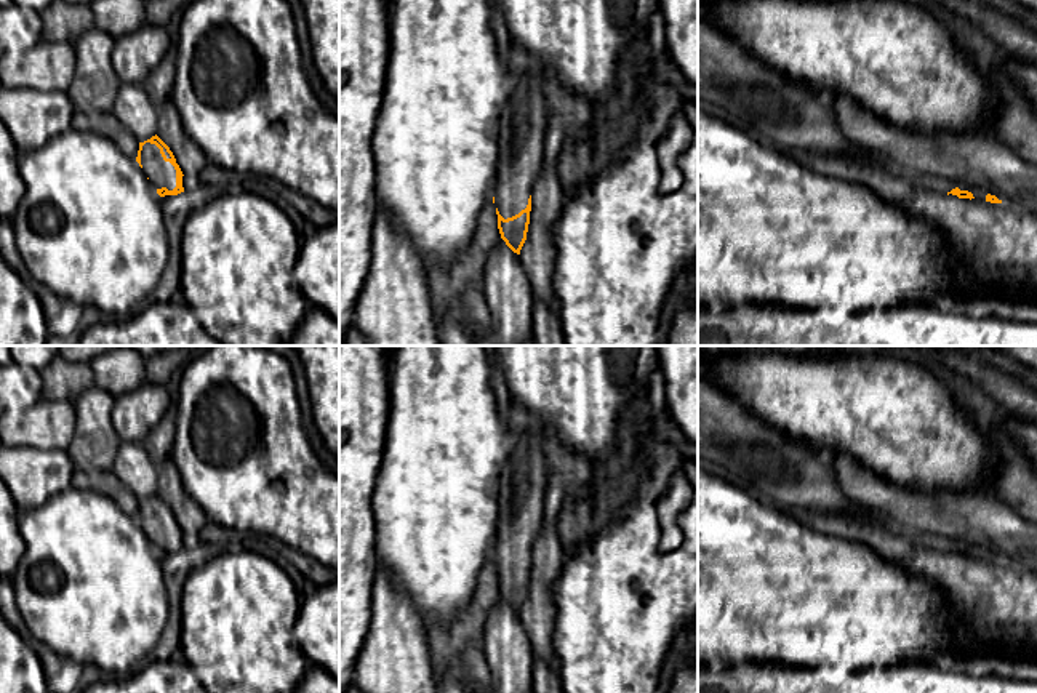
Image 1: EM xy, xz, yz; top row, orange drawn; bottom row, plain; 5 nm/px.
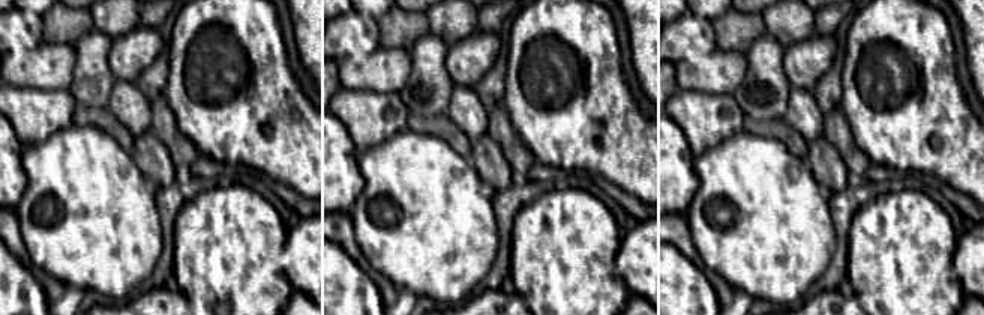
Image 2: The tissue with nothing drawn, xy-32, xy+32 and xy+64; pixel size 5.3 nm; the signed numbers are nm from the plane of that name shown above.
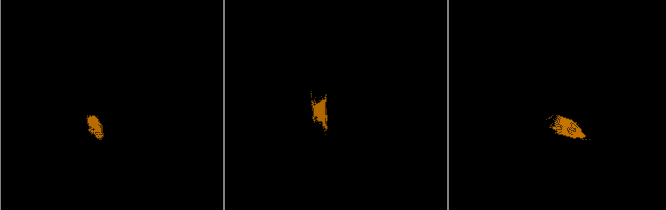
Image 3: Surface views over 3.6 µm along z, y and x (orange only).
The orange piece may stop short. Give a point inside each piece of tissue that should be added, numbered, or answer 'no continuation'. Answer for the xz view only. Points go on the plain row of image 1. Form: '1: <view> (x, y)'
1: xz (522, 496)

